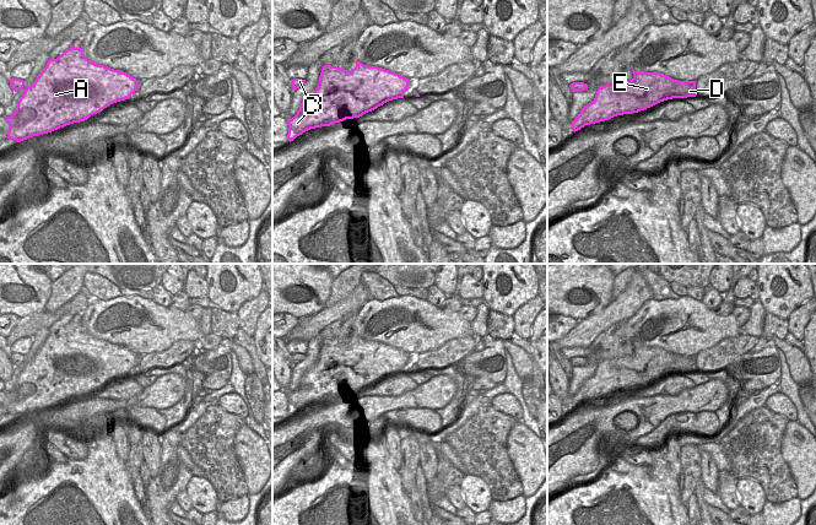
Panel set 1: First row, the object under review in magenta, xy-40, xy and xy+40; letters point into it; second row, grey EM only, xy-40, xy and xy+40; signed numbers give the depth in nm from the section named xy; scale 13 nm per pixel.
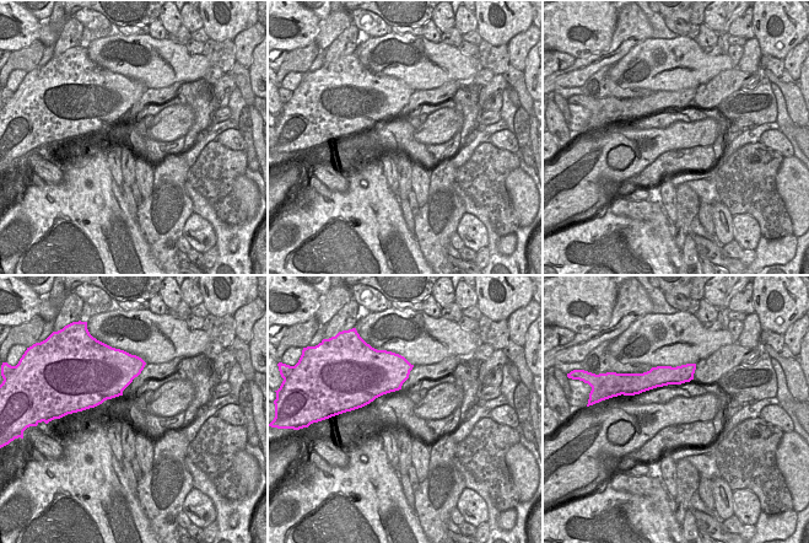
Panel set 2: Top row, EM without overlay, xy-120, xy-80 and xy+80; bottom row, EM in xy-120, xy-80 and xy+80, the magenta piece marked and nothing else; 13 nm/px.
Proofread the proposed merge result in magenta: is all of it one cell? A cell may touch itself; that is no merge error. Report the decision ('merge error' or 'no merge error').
merge error

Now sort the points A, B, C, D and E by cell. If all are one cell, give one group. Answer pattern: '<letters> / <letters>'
A B C E / D

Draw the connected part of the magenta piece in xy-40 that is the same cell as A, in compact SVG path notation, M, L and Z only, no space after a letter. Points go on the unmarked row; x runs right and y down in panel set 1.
M70 320L56 334L48 335L32 361L25 363L23 354L11 353L11 363L15 367L23 363L25 367L15 388L5 391L9 399L7 413L21 417L74 397L85 396L110 379L129 374L135 366L139 366L139 357L124 346L92 337L85 331L82 320L80 323Z

